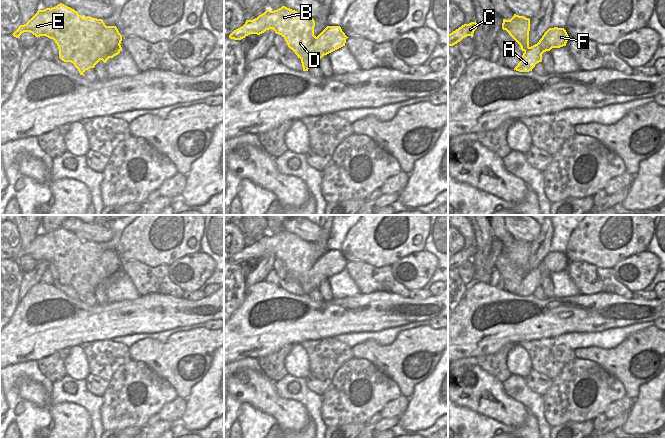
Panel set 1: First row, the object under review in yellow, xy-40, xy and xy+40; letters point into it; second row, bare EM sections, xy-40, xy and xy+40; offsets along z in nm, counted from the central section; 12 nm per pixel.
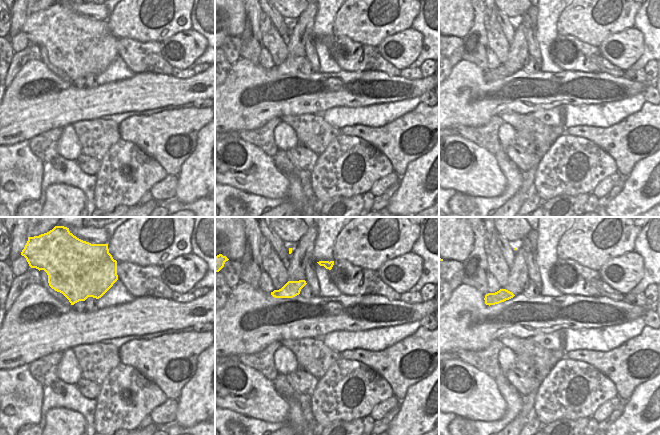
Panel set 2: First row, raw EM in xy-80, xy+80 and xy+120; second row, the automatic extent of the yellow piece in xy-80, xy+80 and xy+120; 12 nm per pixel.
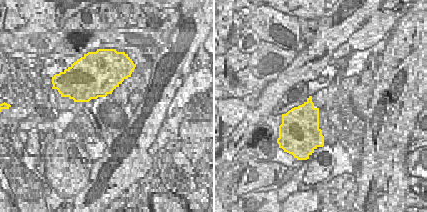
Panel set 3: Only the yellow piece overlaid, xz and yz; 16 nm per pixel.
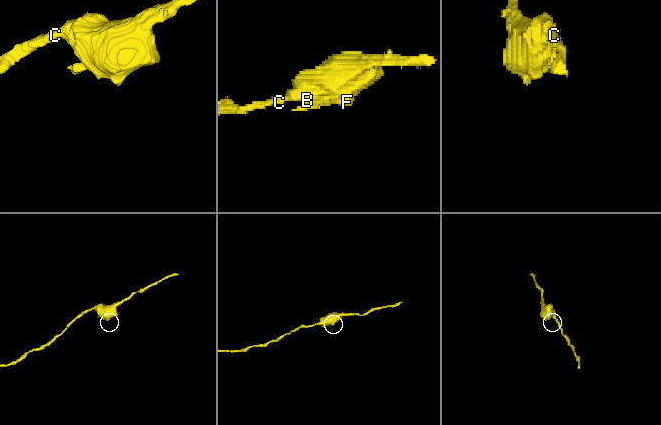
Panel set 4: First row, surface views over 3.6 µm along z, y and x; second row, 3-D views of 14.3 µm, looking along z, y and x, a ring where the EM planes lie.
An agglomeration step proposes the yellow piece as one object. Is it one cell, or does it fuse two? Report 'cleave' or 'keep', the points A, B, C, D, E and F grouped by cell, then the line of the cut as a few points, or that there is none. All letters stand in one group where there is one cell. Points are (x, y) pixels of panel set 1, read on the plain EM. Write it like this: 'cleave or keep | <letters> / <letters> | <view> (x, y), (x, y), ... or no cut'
cleave | A F / B C D E | xy-40 (106, 250), (97, 268), (99, 283)

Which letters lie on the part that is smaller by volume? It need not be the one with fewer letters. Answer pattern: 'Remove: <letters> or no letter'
Remove: A, F

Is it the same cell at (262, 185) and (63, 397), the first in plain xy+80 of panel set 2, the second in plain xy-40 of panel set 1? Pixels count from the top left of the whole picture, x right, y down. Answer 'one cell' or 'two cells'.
two cells

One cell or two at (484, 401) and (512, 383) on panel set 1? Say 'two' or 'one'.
two

